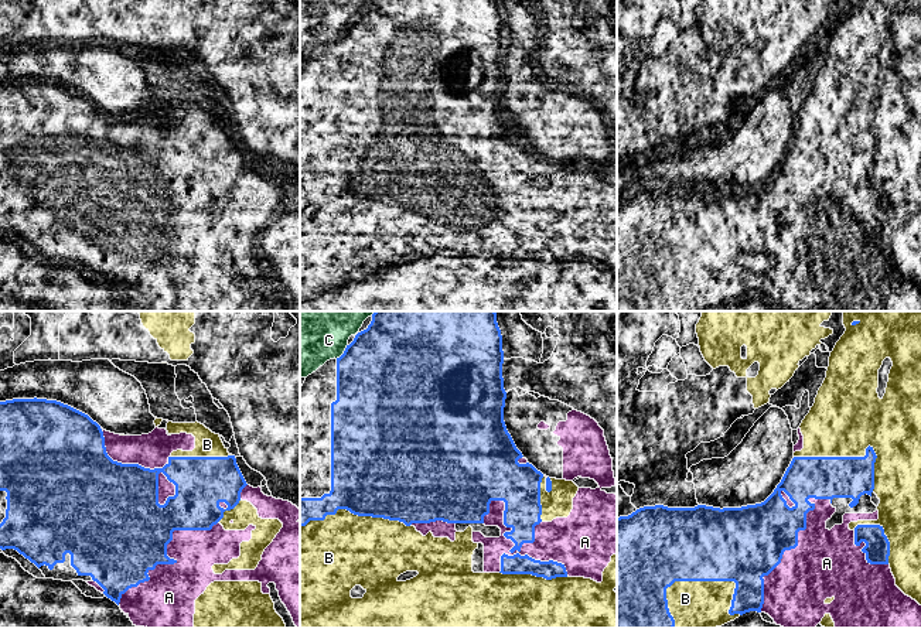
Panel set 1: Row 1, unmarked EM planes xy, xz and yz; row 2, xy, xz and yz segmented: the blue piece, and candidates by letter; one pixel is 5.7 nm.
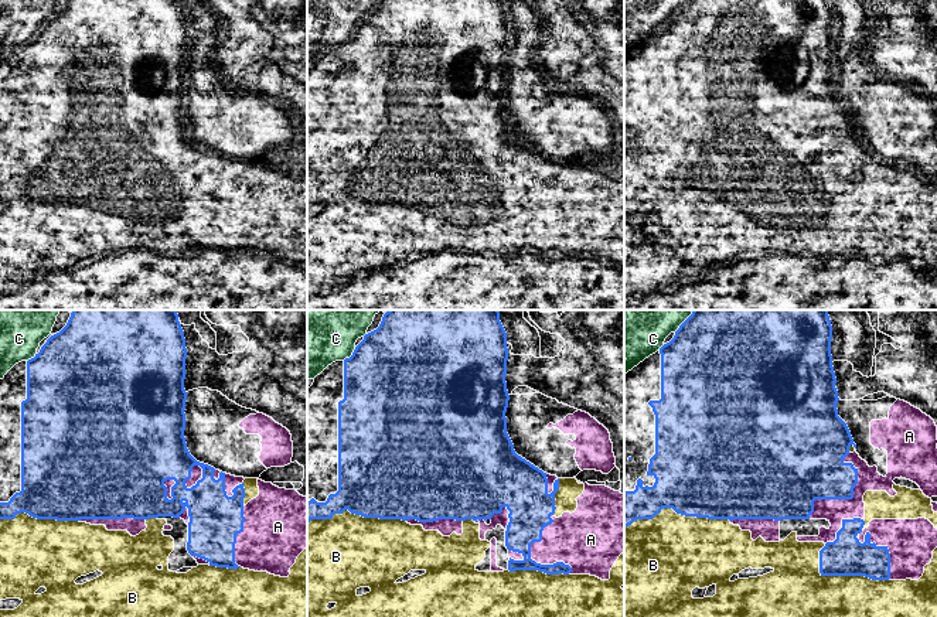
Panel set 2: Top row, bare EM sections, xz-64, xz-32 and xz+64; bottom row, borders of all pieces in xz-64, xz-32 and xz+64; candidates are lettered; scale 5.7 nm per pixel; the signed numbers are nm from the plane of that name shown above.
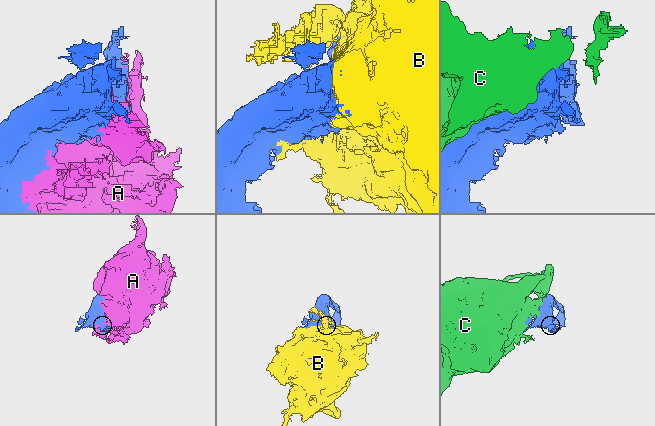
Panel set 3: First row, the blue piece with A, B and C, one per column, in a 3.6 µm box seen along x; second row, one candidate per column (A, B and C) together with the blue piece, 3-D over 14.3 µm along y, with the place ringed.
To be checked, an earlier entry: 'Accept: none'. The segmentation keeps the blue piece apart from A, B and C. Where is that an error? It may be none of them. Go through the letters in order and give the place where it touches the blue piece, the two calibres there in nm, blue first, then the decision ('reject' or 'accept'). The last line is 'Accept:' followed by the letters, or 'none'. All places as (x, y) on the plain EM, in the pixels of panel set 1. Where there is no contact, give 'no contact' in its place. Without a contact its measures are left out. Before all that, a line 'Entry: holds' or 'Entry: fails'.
Entry: fails
A: xz (512, 231) | 220/220 nm | reject
B: yz (682, 263) | 460/300 nm | accept
C: xz (344, 36) | 500/320 nm | reject
Accept: B

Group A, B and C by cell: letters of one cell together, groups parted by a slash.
A / B / C

